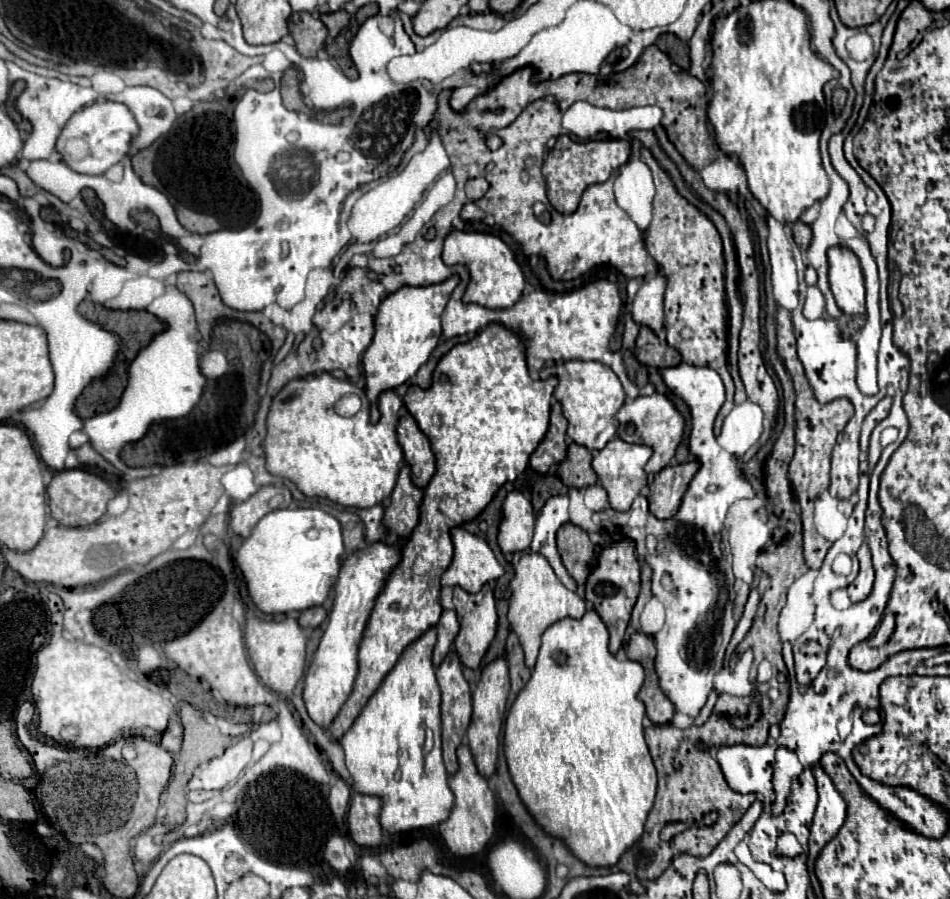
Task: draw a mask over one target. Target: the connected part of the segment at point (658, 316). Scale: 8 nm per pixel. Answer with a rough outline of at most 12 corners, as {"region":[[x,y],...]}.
{"region":[[665,278],[643,282],[633,300],[633,320],[663,330]]}

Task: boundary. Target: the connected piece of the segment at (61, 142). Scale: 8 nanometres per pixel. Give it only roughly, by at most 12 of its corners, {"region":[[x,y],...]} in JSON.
{"region":[[125,104],[71,116],[57,152],[79,174],[105,174],[139,132]]}

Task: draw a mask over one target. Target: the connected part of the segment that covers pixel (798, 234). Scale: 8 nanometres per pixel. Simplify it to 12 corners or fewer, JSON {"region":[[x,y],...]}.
{"region":[[803,222],[793,224],[793,238],[801,250],[811,244],[811,228]]}

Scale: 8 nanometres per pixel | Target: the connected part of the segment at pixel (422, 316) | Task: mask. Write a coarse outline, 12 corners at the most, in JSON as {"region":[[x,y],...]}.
{"region":[[461,282],[403,286],[381,300],[363,354],[365,392],[409,380],[441,338]]}

